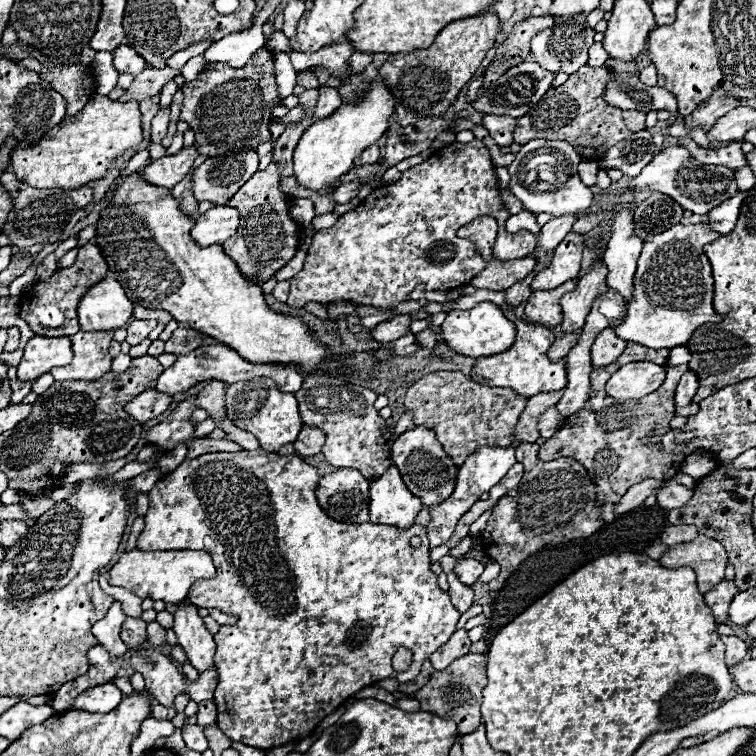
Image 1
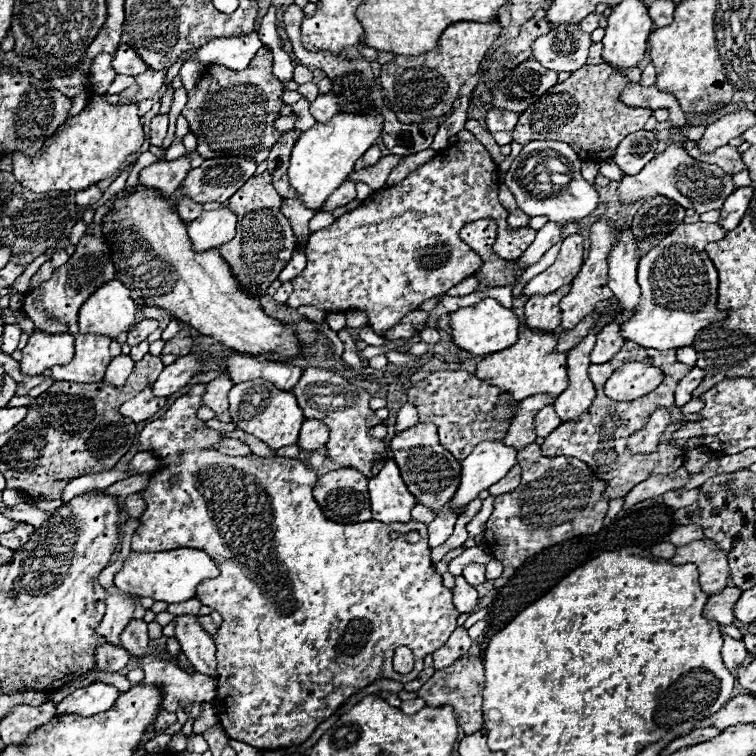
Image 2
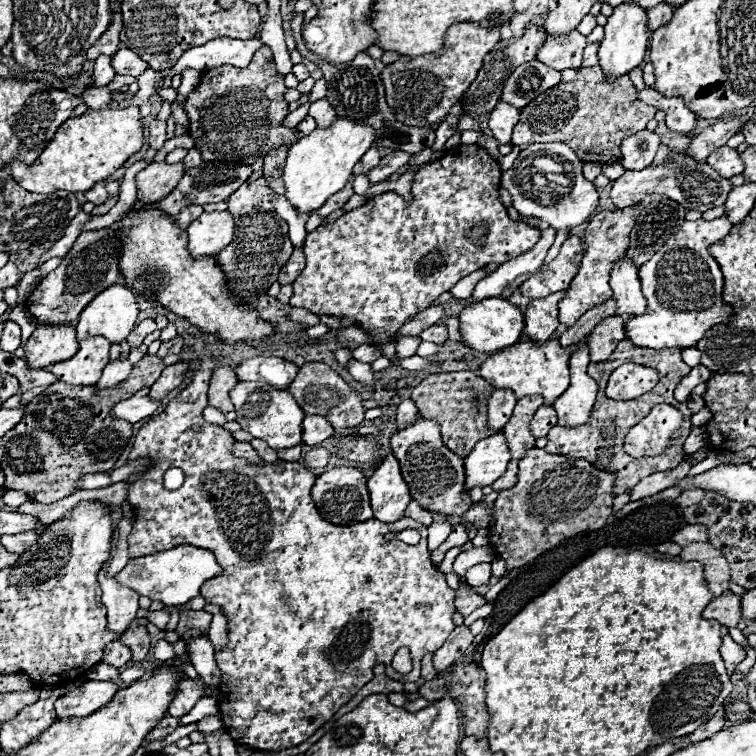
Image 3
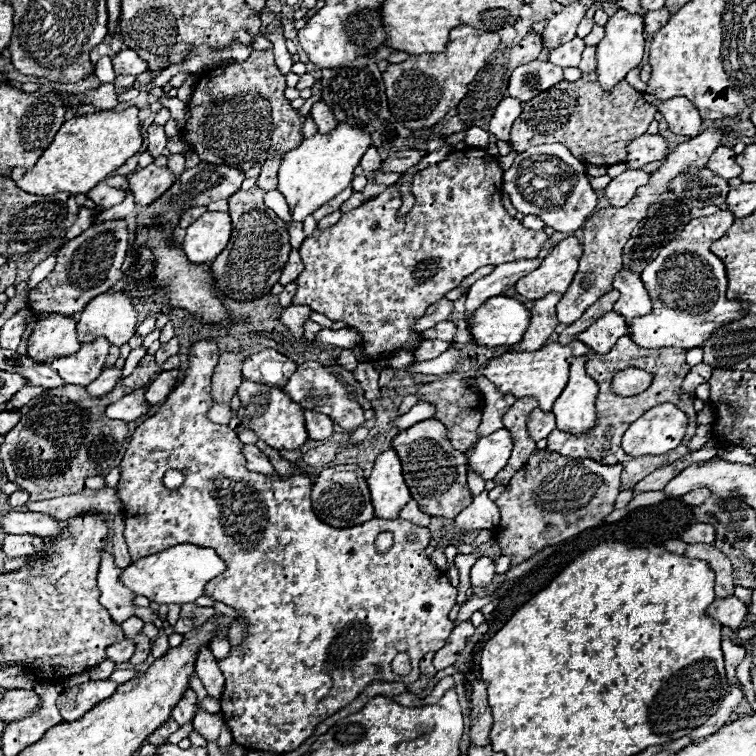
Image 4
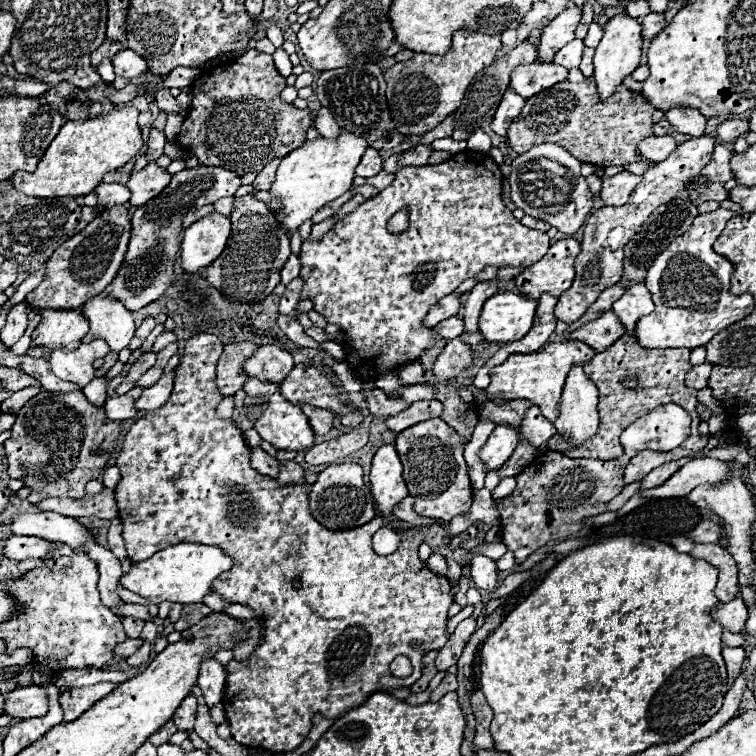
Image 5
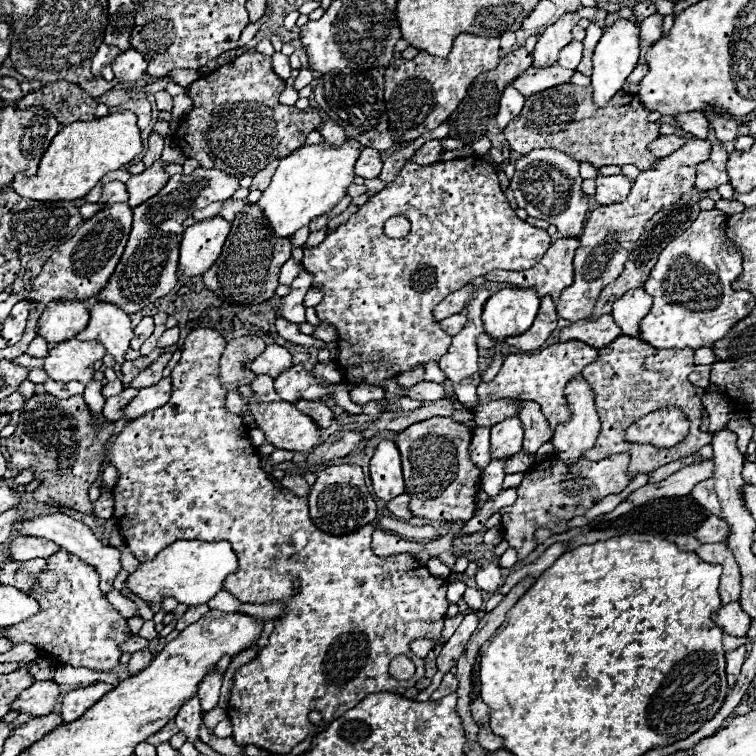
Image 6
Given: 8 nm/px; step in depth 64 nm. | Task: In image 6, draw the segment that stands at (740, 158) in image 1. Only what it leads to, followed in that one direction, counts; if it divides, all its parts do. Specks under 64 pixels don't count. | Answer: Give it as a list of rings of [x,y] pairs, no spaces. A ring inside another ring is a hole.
[[[714,146],[710,152],[710,158],[702,164],[696,166],[696,190],[698,192],[706,192],[706,190],[714,190],[720,184],[728,184],[728,174],[726,174],[726,150],[722,146]]]

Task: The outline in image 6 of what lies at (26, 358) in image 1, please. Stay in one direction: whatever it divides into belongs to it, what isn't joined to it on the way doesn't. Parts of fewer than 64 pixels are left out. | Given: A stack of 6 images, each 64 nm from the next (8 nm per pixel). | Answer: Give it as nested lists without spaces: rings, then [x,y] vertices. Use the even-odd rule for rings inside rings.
[[[50,302],[38,320],[38,336],[48,344],[72,340],[86,328],[90,312],[84,302]]]

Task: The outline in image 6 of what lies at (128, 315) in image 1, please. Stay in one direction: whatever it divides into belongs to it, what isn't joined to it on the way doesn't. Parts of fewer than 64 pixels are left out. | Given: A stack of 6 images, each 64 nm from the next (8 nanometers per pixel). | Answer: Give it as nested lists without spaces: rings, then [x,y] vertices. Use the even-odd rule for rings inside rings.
[[[98,302],[90,308],[90,322],[86,330],[82,330],[78,340],[96,340],[106,348],[106,354],[114,356],[118,364],[124,362],[124,354],[130,348],[130,340],[134,336],[130,316],[124,314],[118,306],[108,302]]]

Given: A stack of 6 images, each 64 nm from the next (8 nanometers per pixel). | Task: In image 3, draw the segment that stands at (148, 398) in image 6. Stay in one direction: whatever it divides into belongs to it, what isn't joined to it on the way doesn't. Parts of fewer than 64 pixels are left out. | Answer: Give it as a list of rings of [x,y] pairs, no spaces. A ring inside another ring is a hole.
[[[178,362],[178,364],[172,364],[172,366],[166,366],[162,376],[150,386],[150,398],[152,400],[162,400],[168,392],[172,392],[176,386],[182,384],[186,372],[188,372],[188,362]]]

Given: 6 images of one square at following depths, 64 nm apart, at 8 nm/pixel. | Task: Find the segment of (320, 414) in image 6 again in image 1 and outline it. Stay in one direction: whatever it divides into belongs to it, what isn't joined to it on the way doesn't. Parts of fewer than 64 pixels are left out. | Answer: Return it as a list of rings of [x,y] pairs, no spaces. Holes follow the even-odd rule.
[[[302,426],[294,446],[296,446],[296,454],[298,456],[314,456],[322,450],[326,442],[326,434],[322,428],[314,428],[314,426]]]

